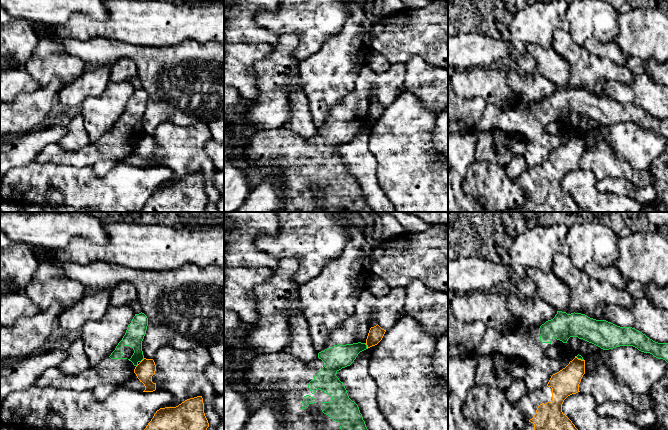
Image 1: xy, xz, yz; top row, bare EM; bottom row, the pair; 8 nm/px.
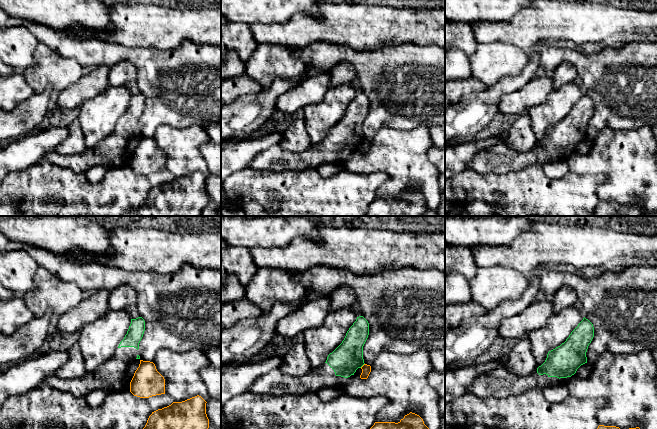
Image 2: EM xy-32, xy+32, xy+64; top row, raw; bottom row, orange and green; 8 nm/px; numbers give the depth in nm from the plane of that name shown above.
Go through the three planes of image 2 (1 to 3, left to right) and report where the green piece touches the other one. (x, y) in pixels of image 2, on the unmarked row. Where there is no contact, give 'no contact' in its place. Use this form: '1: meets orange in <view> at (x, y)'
1: no contact
2: meets orange in xy+32 at (363, 141)
3: no contact

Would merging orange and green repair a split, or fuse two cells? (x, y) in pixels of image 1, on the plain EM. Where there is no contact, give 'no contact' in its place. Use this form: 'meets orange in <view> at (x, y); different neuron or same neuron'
meets orange in xz at (367, 122); different neuron

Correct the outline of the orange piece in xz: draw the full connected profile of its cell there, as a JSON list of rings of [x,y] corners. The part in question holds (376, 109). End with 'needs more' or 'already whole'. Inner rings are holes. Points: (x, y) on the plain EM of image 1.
[[[378,100],[371,103],[366,115],[367,125],[377,121],[383,114],[386,106],[382,105]]] | already whole

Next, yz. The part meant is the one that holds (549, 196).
[[[575,134],[569,140],[553,150],[548,160],[540,165],[528,167],[519,177],[519,187],[524,189],[529,197],[517,209],[506,209],[500,212],[584,212],[562,188],[564,176],[579,167],[579,160],[585,150],[585,136]]] | needs more

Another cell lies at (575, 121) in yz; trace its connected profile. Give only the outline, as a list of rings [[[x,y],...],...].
[[[570,113],[566,120],[566,127],[572,128],[575,132],[579,130],[584,136],[597,131],[601,127],[600,123],[578,113]]]

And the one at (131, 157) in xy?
[[[134,148],[128,150],[125,153],[123,161],[129,165],[135,166],[135,167],[144,167],[145,166],[144,160],[137,154],[137,152]]]

